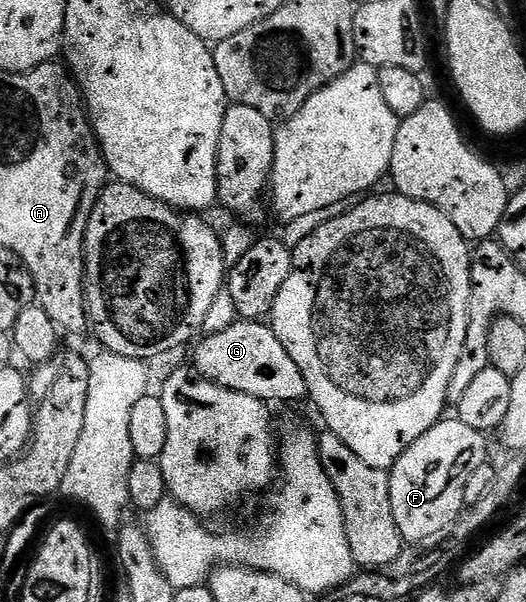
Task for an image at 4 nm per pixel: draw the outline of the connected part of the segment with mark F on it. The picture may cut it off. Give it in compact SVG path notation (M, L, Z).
M444 417L429 428L401 457L389 468L389 501L393 507L393 521L397 521L397 529L401 537L411 545L422 544L427 538L436 538L446 532L447 526L457 518L464 507L463 490L471 470L488 458L488 436L477 429L469 429L458 417Z

